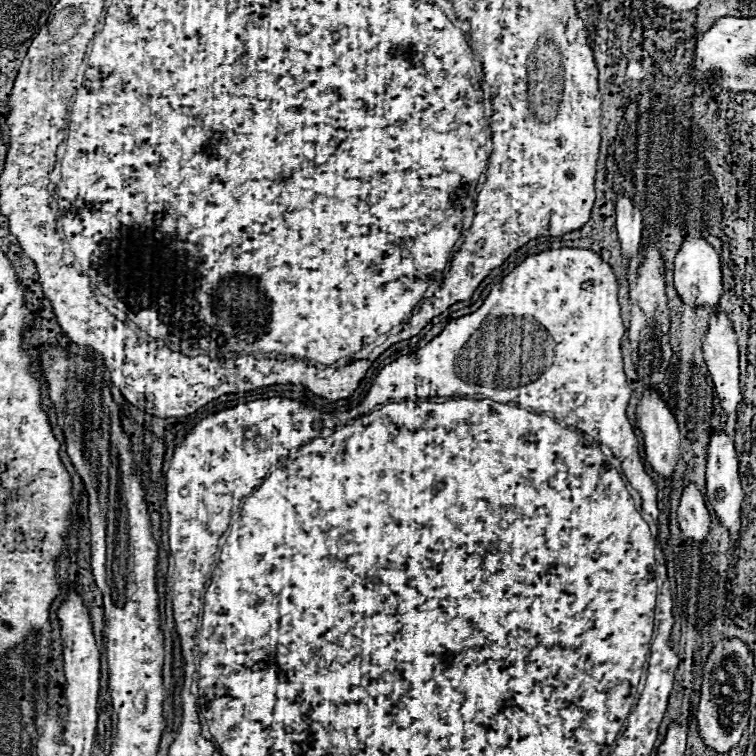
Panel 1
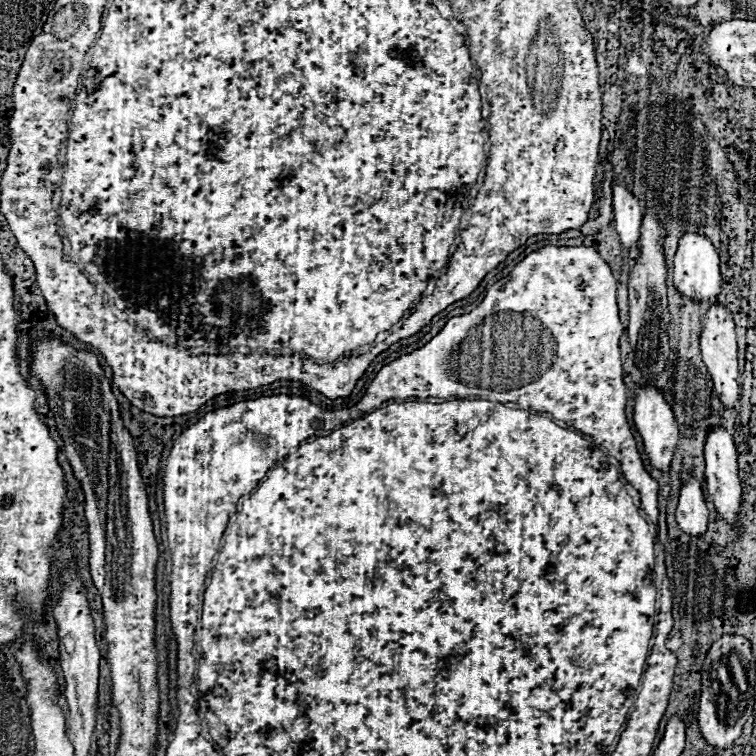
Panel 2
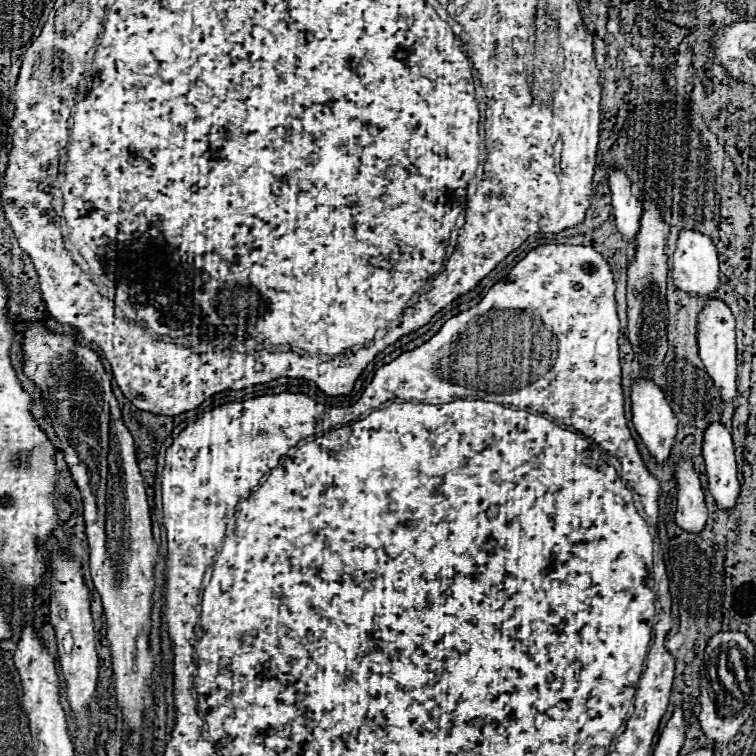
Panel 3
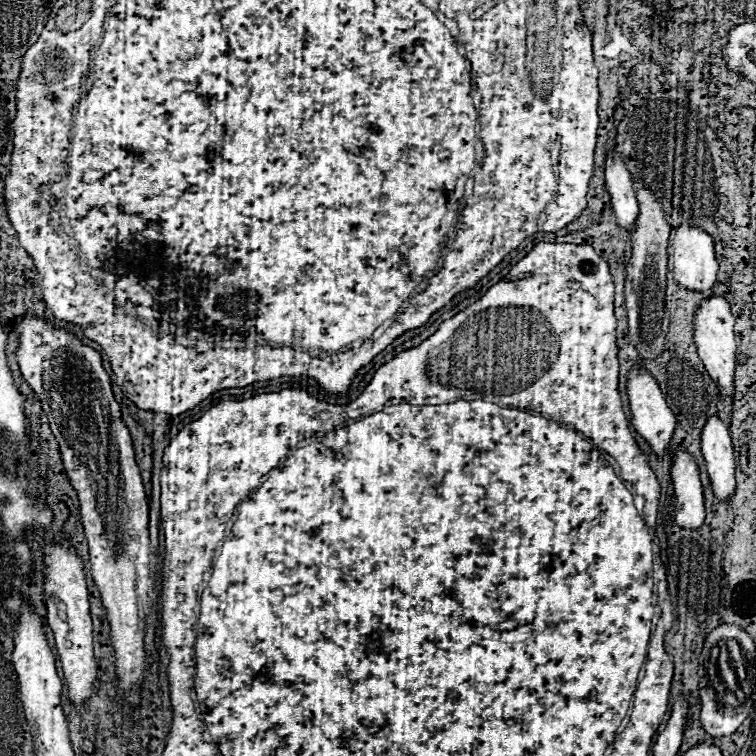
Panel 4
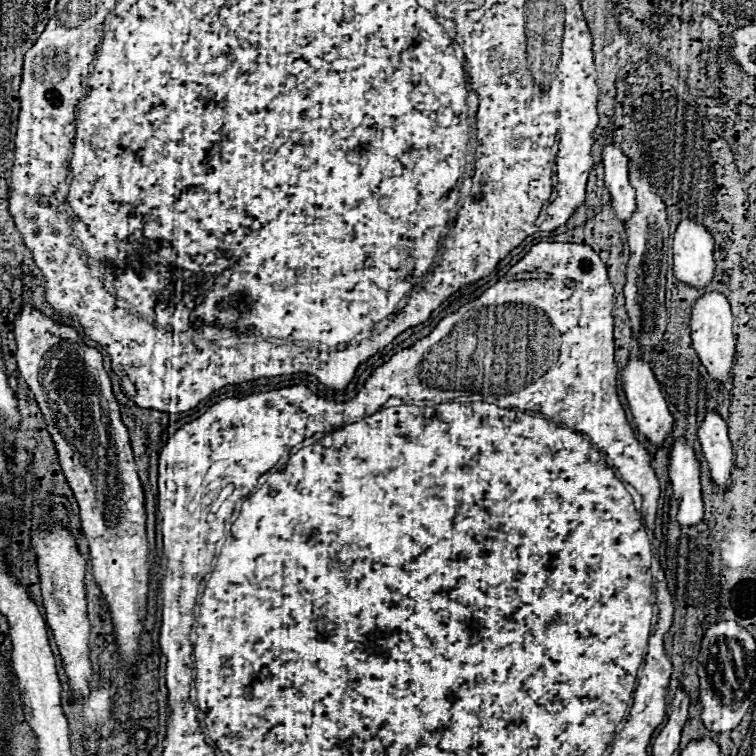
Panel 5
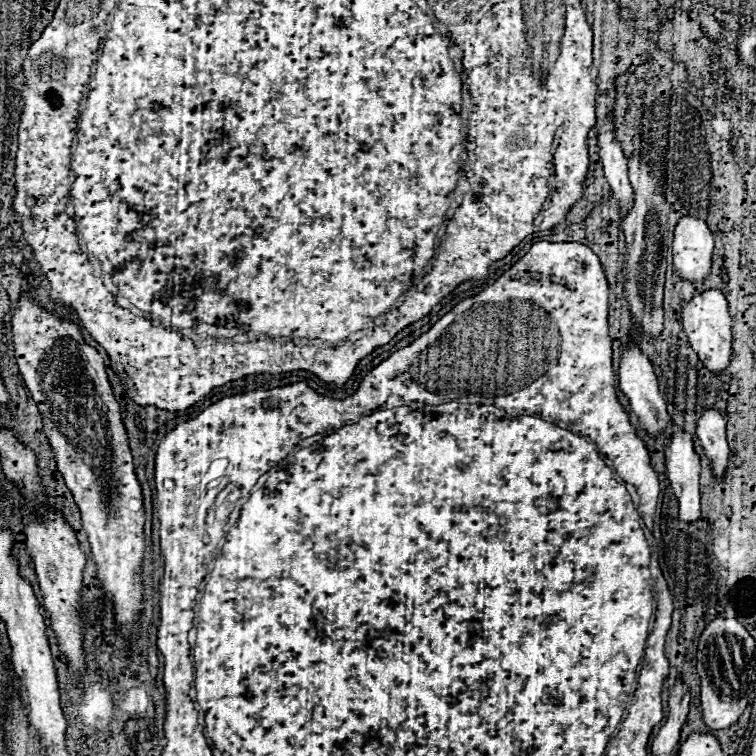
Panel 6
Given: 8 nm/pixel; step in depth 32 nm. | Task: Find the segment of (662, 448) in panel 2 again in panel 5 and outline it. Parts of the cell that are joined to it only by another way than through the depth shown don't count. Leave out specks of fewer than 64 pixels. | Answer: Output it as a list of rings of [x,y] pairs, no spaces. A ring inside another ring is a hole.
[[[630,358],[624,372],[624,392],[626,392],[626,398],[628,398],[628,404],[630,404],[630,410],[634,414],[634,424],[636,424],[636,430],[642,432],[656,448],[664,446],[670,432],[672,432],[672,426],[674,426],[674,418],[666,406],[666,400],[664,396],[660,394],[660,386],[650,370],[650,366],[642,360],[642,358]]]

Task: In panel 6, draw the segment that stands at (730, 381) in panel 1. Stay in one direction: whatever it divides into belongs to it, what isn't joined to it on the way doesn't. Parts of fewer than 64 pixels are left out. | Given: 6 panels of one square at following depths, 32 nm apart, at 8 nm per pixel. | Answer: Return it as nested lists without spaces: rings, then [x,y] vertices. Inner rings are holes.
[[[706,290],[698,296],[694,296],[682,310],[682,326],[688,334],[690,346],[696,350],[704,366],[712,374],[724,374],[730,366],[732,358],[732,318],[728,310],[728,302],[722,292],[718,290]]]

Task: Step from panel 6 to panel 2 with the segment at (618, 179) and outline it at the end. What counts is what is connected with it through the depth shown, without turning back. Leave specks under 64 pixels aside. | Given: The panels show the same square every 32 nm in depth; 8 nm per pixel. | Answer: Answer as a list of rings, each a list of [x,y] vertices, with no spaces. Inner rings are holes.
[[[624,182],[612,186],[614,190],[614,226],[620,234],[624,250],[636,250],[642,226],[642,208],[636,198],[624,188]]]

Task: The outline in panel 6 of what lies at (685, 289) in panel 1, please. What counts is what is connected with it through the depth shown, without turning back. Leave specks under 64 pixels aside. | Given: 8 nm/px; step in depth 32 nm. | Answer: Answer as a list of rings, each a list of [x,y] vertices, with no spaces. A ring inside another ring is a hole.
[[[692,216],[680,218],[672,242],[676,274],[688,282],[704,284],[712,270],[712,250],[714,238],[708,226]]]

